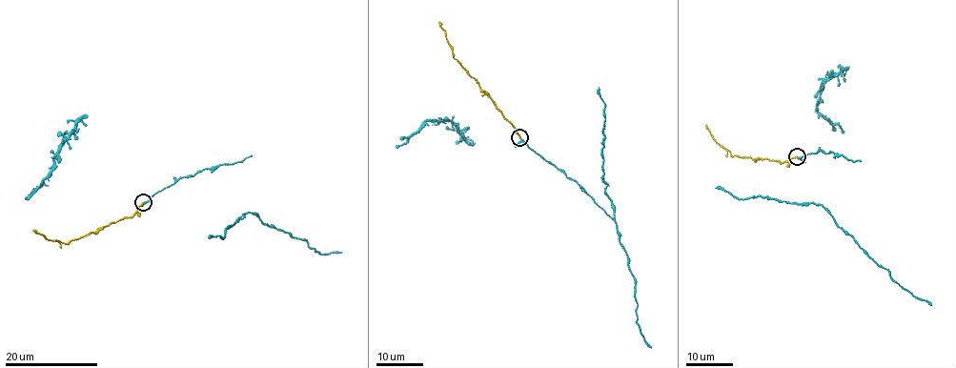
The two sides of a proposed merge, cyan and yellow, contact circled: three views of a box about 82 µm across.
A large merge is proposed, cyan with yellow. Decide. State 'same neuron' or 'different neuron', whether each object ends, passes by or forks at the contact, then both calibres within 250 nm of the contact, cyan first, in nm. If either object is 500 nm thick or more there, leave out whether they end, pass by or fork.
same neuron | cyan passes by | yellow ends | 240/240 nm

